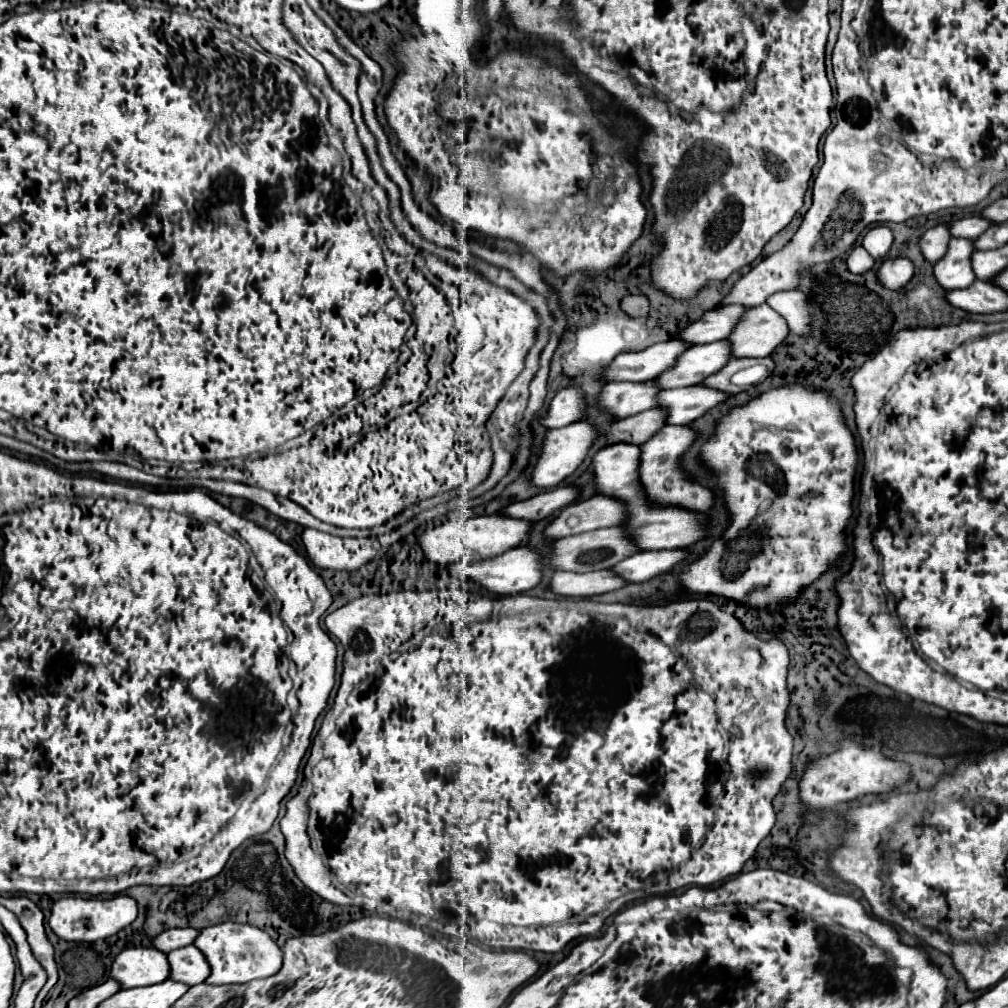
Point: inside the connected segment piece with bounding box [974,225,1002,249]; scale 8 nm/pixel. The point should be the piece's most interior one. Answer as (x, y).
(986, 241)

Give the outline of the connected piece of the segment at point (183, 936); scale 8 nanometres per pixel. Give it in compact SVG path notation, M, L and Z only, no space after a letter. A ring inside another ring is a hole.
M188 927L188 929L168 929L168 931L160 933L158 937L154 937L152 945L154 945L156 949L160 949L160 951L166 947L164 953L170 953L170 951L174 951L174 949L192 945L192 943L194 943L194 937L196 937L198 933L200 933L200 931L198 931L198 929L192 929L192 927Z

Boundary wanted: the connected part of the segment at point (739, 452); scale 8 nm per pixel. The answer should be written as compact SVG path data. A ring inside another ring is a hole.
M782 387L778 391L768 391L762 393L762 397L750 401L744 407L736 407L732 409L728 415L724 415L718 421L716 427L716 435L710 437L704 445L702 445L702 453L700 453L702 461L706 467L710 467L720 483L720 487L724 489L724 499L726 499L726 509L732 515L732 525L730 529L724 533L724 537L720 537L710 549L708 553L698 559L696 563L692 563L690 567L686 567L682 571L682 587L690 593L716 593L716 595L724 595L728 599L736 599L740 603L746 603L748 607L778 607L782 603L794 601L800 593L802 587L806 587L808 583L812 583L814 579L818 579L826 567L836 561L844 551L844 527L852 515L852 497L854 497L854 471L856 471L856 463L858 463L858 453L854 447L854 437L848 431L848 427L844 425L842 419L842 411L836 399L822 395L820 391L808 391L804 387Z

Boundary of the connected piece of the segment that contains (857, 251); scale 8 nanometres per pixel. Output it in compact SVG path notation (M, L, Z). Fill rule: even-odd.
M856 245L850 253L848 253L848 269L854 275L864 275L866 271L870 271L874 267L874 259L870 259L870 253L866 253L860 245Z

